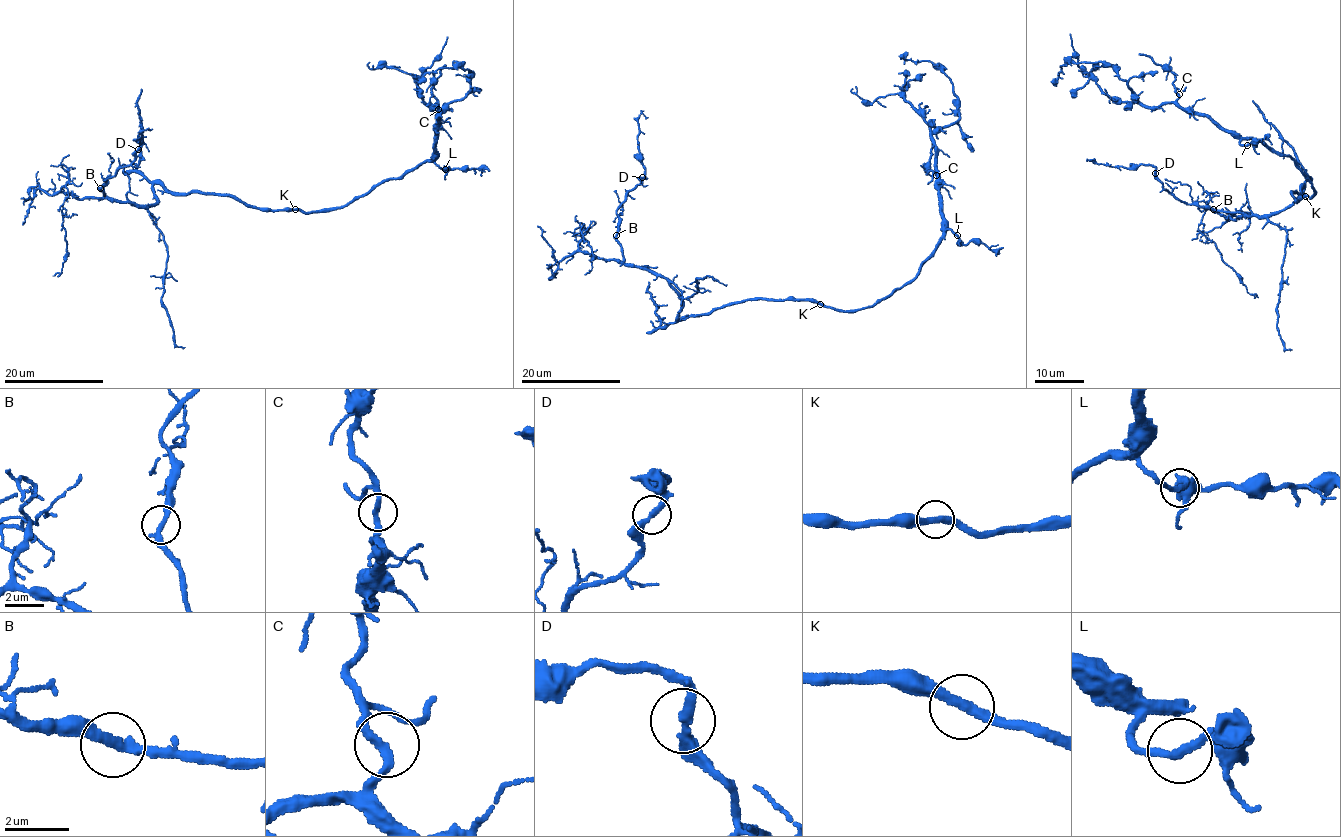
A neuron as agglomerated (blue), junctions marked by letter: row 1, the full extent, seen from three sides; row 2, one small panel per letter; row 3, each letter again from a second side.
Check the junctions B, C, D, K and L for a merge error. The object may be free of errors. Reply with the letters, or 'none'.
none

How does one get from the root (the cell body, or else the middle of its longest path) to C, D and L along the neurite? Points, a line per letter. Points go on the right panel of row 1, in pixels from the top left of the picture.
C: (1303, 197), (1315, 192), (1292, 158), (1187, 112), (1177, 103), (1179, 94)
D: (1303, 197), (1296, 202), (1291, 193), (1300, 195), (1302, 187), (1281, 210), (1246, 216), (1178, 201), (1155, 173)
L: (1303, 197), (1310, 197), (1315, 192), (1294, 160), (1272, 152), (1258, 140), (1243, 138), (1239, 141), (1247, 145)

